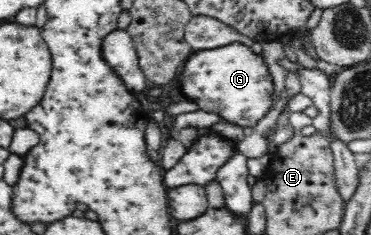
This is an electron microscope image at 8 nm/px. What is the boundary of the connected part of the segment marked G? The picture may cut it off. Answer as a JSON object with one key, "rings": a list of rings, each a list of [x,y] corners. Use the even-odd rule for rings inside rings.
{"rings":[[[239,42],[196,50],[189,55],[181,70],[181,90],[205,112],[212,112],[226,122],[253,128],[272,107],[274,84],[269,67],[262,56]]]}

